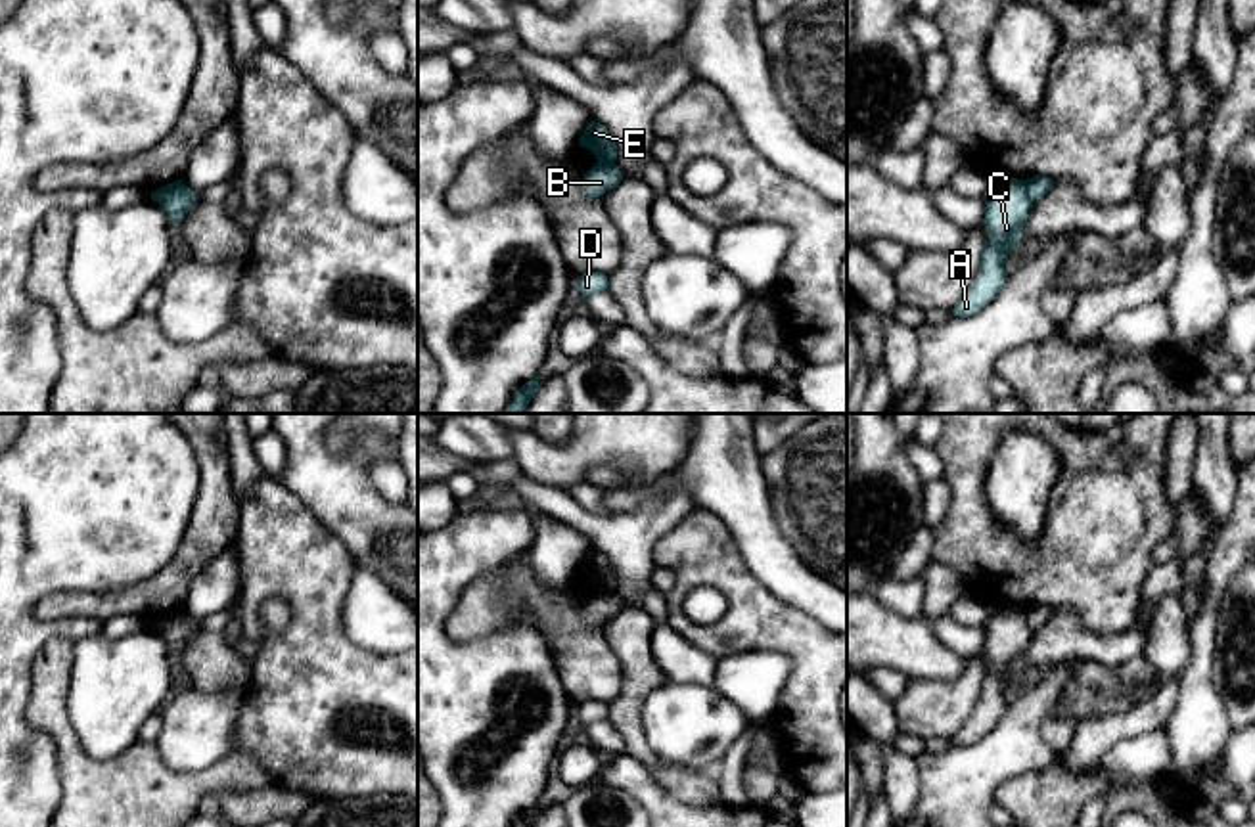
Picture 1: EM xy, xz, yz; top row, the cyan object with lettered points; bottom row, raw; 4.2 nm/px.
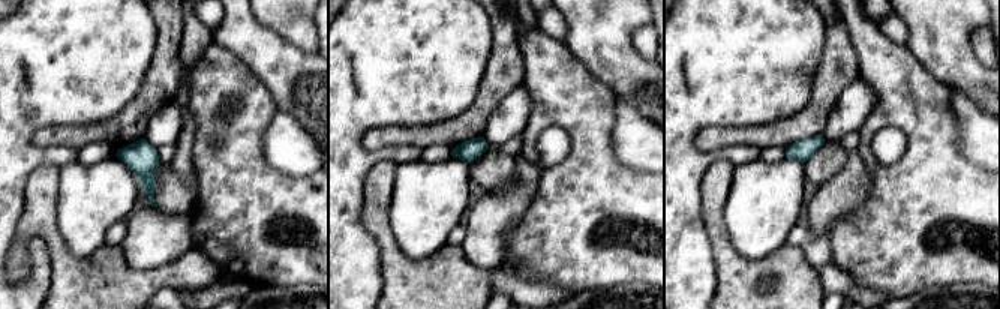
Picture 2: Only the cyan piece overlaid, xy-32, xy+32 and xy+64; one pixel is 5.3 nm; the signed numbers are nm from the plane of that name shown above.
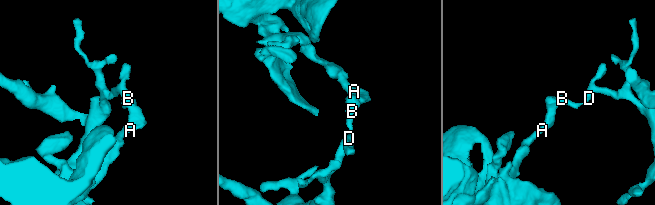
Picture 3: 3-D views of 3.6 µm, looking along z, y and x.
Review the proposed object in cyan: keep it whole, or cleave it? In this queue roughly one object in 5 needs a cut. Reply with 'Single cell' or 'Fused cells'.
Fused cells

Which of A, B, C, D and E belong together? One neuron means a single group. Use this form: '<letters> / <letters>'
A C E / B D

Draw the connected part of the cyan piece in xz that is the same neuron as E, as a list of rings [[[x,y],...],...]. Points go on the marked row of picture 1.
[[[590,121],[584,128],[584,132],[579,138],[579,145],[590,149],[598,163],[615,163],[617,161],[617,145],[609,134],[609,130]]]

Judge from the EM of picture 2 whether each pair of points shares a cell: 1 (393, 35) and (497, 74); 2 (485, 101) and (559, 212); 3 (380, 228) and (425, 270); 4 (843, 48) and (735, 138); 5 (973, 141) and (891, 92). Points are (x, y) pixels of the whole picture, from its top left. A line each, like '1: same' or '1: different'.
1: different
2: different
3: same
4: same
5: different

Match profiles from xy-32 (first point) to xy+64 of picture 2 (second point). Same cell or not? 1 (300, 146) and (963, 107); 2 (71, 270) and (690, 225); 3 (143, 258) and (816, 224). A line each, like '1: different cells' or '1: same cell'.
1: same cell
2: different cells
3: same cell

